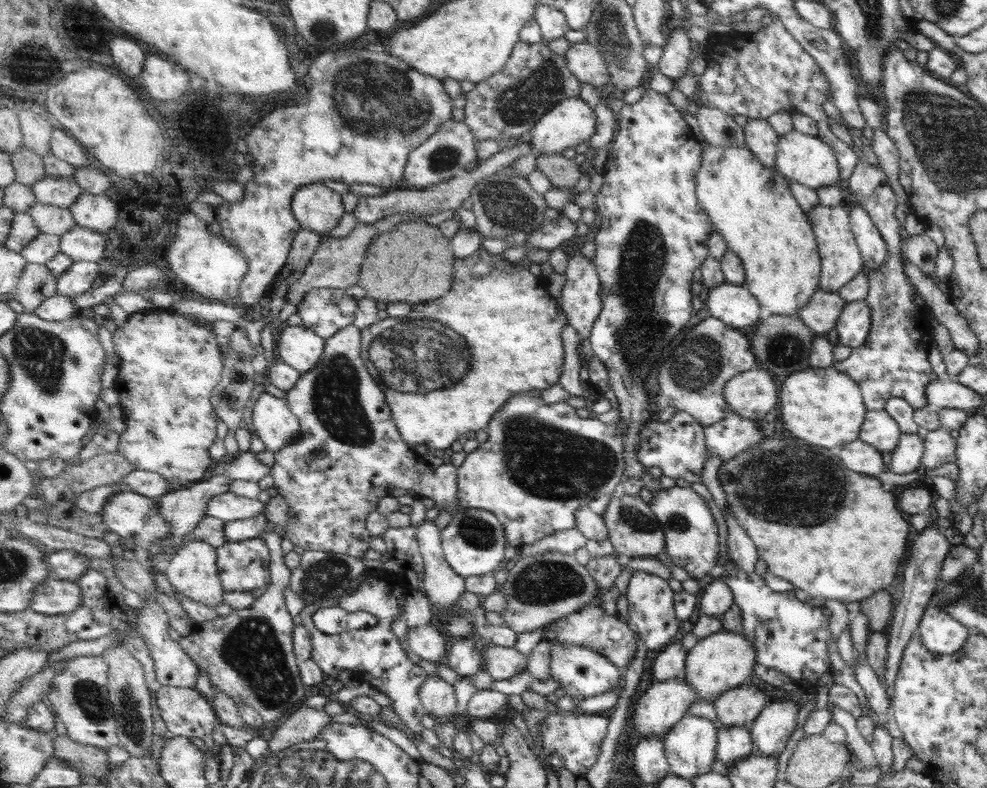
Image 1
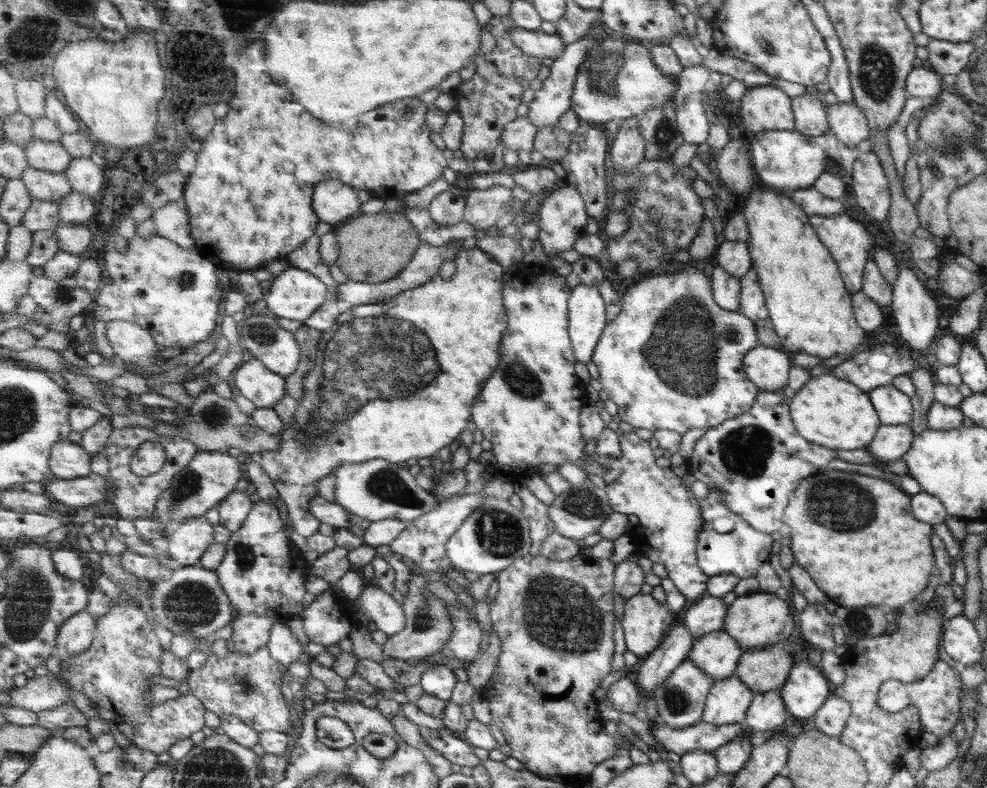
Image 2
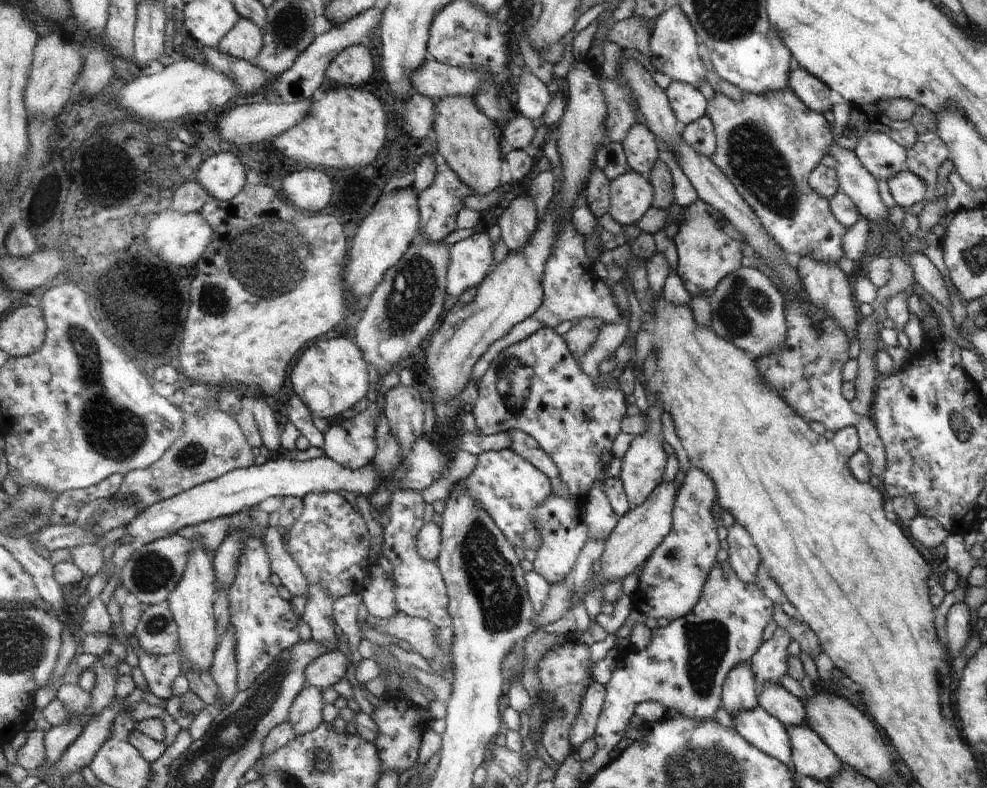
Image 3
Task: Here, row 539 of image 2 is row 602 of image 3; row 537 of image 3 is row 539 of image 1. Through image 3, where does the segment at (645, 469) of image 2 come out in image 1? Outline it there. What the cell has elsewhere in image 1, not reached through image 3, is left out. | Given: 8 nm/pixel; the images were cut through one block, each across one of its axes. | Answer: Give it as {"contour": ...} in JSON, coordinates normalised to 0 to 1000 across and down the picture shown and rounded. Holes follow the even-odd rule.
{"contour":[[[683,617],[678,621],[665,622],[660,635],[660,643],[674,673],[674,701],[680,706],[682,714],[692,721],[706,740],[712,741],[712,731],[726,711],[726,678],[724,665],[714,642],[712,629],[700,619]]]}

